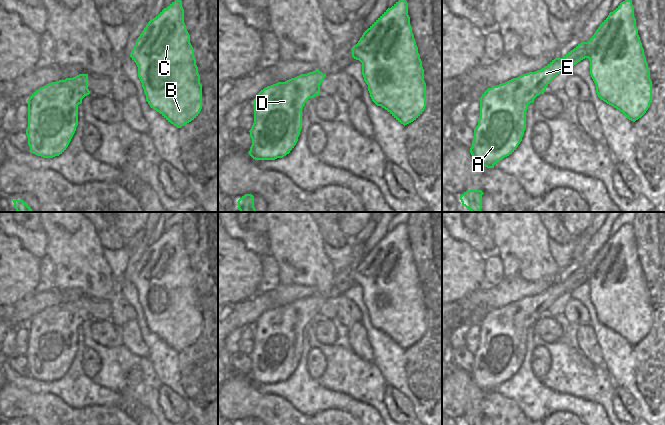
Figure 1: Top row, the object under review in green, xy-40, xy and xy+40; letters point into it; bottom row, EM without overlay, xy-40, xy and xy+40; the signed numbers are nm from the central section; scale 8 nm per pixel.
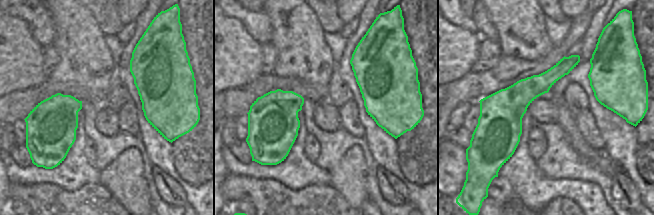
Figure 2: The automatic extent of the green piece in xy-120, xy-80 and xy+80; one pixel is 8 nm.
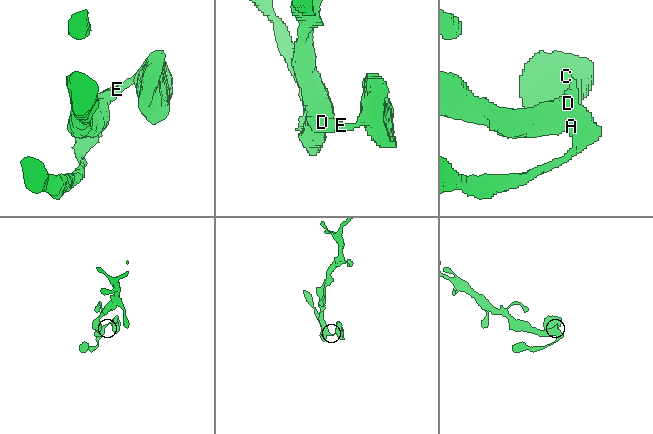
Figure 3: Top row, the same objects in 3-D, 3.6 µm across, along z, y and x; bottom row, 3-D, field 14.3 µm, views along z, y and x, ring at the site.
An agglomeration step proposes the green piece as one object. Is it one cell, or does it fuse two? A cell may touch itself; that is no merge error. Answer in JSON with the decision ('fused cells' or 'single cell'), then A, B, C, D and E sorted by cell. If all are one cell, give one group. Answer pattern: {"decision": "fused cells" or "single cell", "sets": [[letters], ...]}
{"decision": "single cell", "sets": [["A", "B", "C", "D", "E"]]}

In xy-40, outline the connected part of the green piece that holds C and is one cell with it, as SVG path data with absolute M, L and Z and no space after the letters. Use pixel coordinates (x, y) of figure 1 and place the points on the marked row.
M175 0L148 22L138 37L130 57L138 67L138 77L142 83L146 101L151 108L177 128L181 128L198 116L202 109L202 85L194 57L194 49L190 43L190 35L184 23L184 9L181 0Z

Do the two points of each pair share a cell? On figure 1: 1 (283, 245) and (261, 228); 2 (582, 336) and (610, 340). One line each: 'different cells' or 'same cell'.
1: different cells
2: different cells

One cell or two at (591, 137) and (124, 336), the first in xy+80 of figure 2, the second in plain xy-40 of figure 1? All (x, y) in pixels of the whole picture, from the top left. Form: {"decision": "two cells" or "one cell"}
{"decision": "one cell"}

